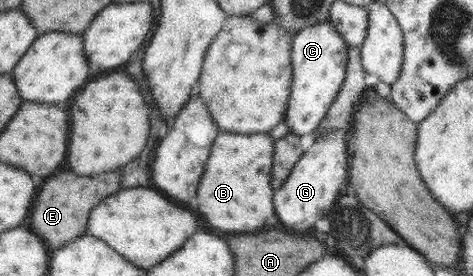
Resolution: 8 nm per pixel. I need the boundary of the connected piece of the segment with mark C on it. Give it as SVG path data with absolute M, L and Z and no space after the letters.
M329 19L297 31L292 39L292 84L283 123L289 132L304 136L314 132L326 116L345 79L349 46Z

